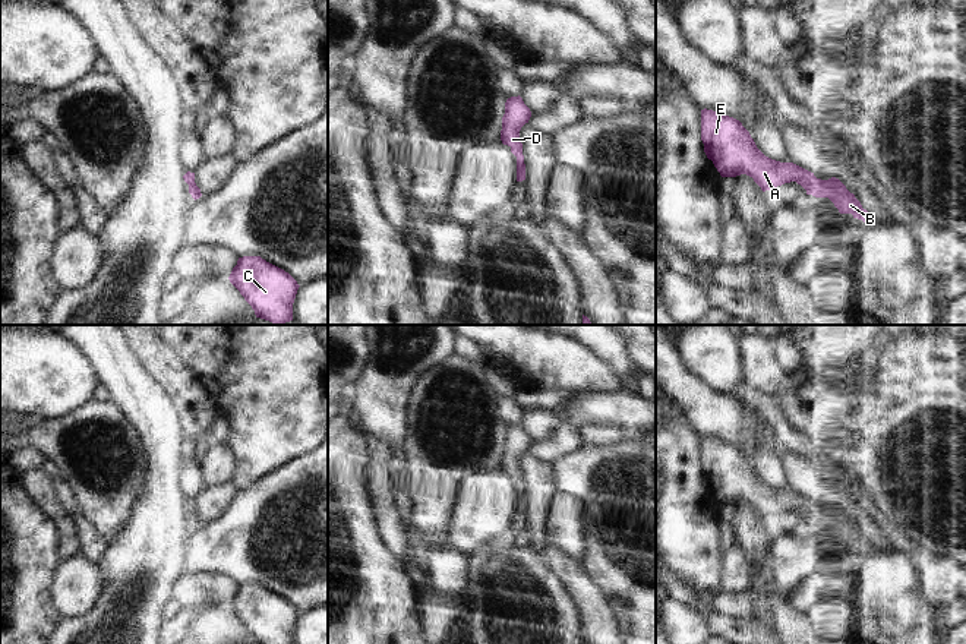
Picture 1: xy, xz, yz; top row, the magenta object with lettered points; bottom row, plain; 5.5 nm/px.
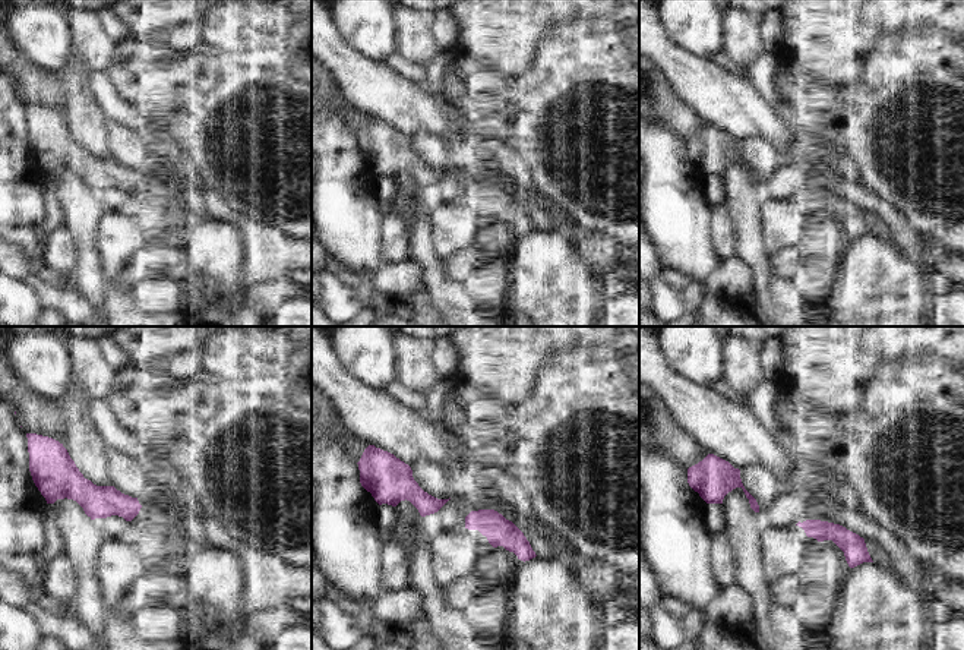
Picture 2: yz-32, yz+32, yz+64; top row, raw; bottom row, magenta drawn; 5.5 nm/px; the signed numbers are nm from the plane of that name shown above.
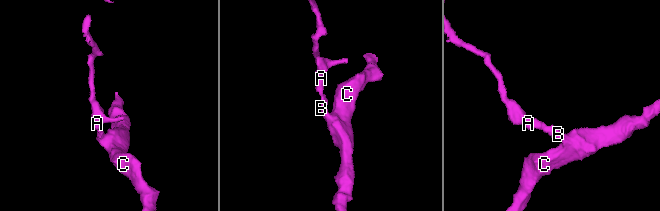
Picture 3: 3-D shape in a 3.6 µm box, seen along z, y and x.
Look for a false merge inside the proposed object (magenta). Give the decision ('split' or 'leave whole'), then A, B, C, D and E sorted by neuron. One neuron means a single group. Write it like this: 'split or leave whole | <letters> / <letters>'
leave whole | A B C D E

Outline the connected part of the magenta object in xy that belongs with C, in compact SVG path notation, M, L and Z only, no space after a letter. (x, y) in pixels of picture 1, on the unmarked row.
M243 584L228 607L256 644L293 644L293 631L300 613L284 597L261 584Z

